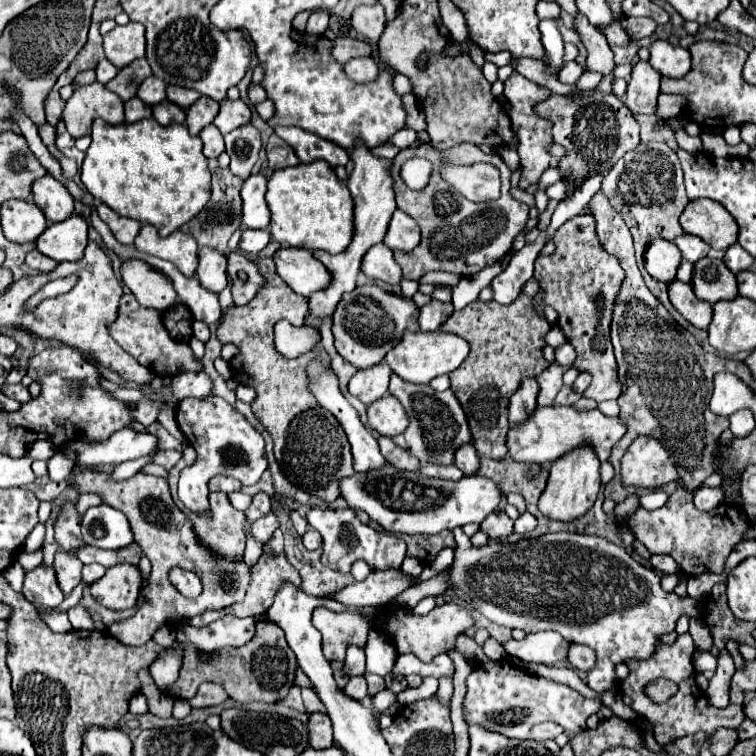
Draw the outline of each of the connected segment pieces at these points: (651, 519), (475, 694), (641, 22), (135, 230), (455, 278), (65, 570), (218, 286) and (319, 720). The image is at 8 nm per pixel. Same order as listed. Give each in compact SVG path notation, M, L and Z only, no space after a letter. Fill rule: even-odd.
M677 490L675 494L669 496L667 504L657 508L657 510L643 510L639 508L631 518L629 518L629 528L633 530L635 538L639 538L647 550L651 554L669 554L673 556L673 560L679 564L679 570L687 576L701 576L705 572L709 574L721 574L725 570L725 560L727 556L731 554L733 546L741 540L745 540L745 532L749 528L749 522L745 520L743 516L743 508L739 504L723 504L719 506L719 510L713 510L713 512L699 512L695 506L693 506L693 500L691 500L691 494L687 496L683 490Z
M509 660L479 662L479 666L475 666L473 672L467 676L465 684L467 684L467 694L463 700L463 710L465 710L467 724L481 724L491 732L499 732L509 738L521 738L521 740L529 736L535 724L549 722L549 720L555 724L561 724L569 736L575 736L585 728L585 720L589 718L589 714L597 712L597 708L601 706L597 700L583 698L577 690L565 684L529 674L527 670L511 664ZM517 708L527 710L527 718L517 722L509 722L509 720L505 722L503 718L505 712L517 714L519 712Z
M621 18L621 24L629 32L629 36L635 40L651 36L657 28L657 24L651 18Z
M99 202L97 204L97 212L99 212L99 218L111 228L113 236L117 242L121 244L133 244L135 236L139 234L141 230L141 224L133 218L125 218L125 216L119 216L117 212L113 212L107 204Z
M434 271L428 272L420 280L420 284L432 284L432 285L445 285L445 286L455 286L461 277L455 274L443 272L443 271Z
M59 550L55 554L55 572L57 572L57 582L65 594L69 594L79 582L81 582L81 560L77 560L73 554Z
M201 248L199 266L197 266L199 284L205 286L205 290L209 290L209 292L221 292L227 286L225 266L227 266L225 254L215 252L211 248Z
M311 714L307 722L307 730L309 730L311 748L331 748L333 730L331 730L327 714Z

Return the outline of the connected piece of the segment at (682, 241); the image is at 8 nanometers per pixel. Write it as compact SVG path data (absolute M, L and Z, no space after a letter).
M681 234L679 238L675 238L675 244L681 250L683 258L689 260L691 264L705 258L709 252L709 244L705 244L699 236L693 236L693 234Z

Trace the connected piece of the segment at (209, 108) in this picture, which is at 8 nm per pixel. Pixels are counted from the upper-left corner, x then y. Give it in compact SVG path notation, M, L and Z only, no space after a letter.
M201 96L189 110L187 110L187 128L191 136L197 136L205 126L209 126L219 110L219 102Z

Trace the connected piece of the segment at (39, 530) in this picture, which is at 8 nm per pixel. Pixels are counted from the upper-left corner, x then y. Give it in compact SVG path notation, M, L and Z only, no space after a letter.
M37 524L37 526L33 528L33 532L27 536L23 548L25 548L27 552L35 552L35 550L39 550L39 548L43 546L43 540L45 540L45 524Z

